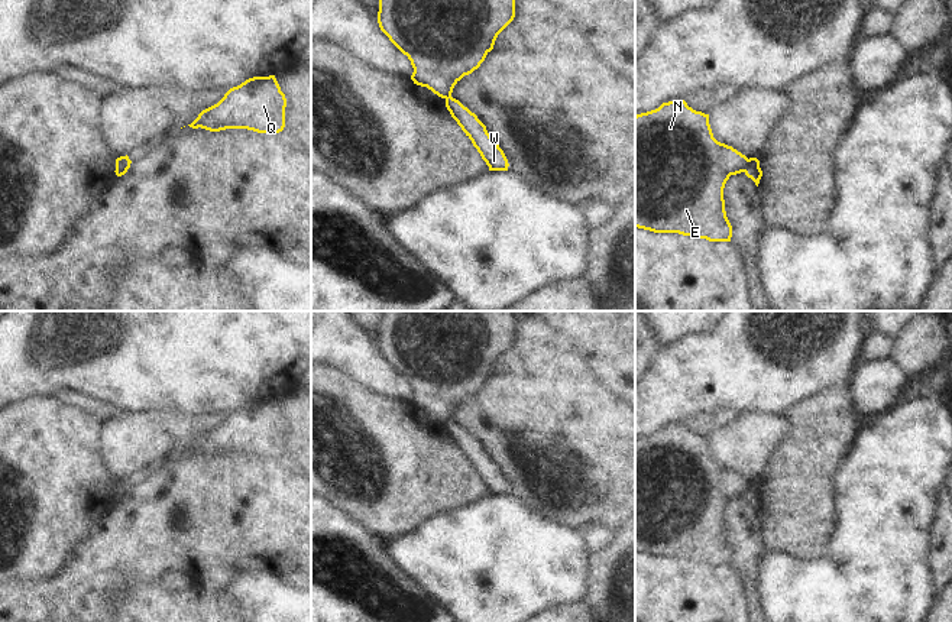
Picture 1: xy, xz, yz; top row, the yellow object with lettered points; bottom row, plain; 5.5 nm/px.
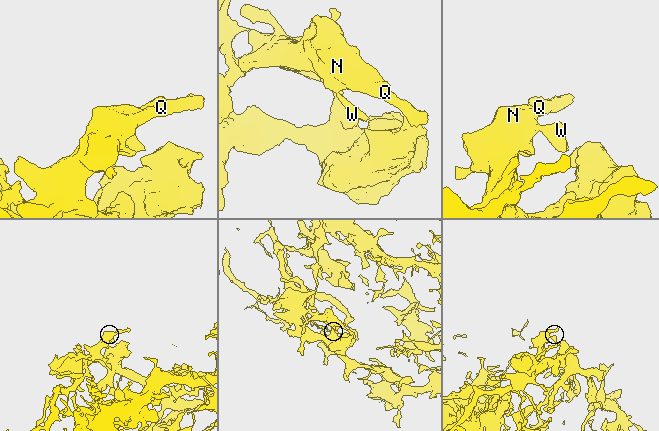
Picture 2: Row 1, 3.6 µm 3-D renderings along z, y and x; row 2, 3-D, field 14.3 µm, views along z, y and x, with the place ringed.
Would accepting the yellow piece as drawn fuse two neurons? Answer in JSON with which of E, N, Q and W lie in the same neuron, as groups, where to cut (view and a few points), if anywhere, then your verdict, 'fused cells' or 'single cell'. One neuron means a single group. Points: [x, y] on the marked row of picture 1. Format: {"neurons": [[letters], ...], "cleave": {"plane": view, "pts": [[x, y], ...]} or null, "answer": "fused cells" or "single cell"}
{"neurons": [["E", "N", "Q"], ["W"]], "cleave": {"plane": "yz", "pts": [[750, 159], [742, 171]]}, "answer": "fused cells"}

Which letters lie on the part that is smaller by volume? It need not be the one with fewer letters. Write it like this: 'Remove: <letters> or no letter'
Remove: W

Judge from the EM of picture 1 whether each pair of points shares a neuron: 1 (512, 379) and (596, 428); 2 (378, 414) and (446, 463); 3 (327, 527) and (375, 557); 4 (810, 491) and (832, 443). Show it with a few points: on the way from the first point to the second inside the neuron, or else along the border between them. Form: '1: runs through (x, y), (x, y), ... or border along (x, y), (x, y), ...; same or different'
1: runs through (533, 399), (562, 428), (576, 428); same
2: runs through (395, 431), (428, 463); same
3: runs through (339, 538), (363, 553); same
4: runs through (810, 479), (810, 465), (821, 454); same

